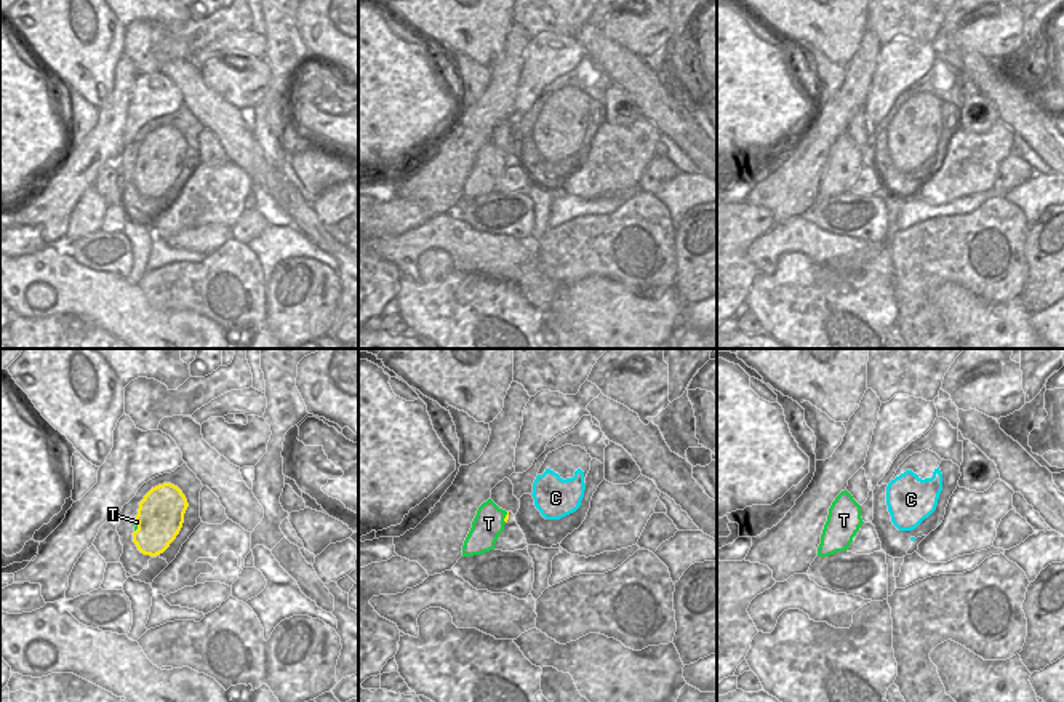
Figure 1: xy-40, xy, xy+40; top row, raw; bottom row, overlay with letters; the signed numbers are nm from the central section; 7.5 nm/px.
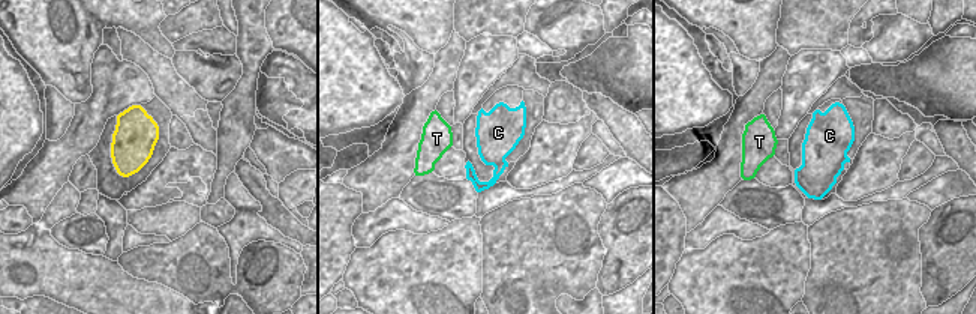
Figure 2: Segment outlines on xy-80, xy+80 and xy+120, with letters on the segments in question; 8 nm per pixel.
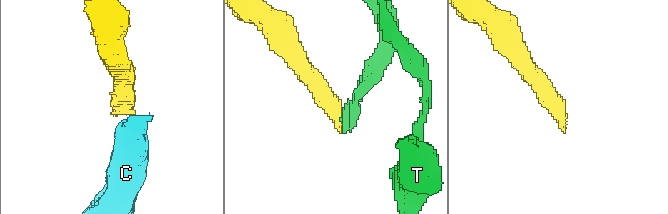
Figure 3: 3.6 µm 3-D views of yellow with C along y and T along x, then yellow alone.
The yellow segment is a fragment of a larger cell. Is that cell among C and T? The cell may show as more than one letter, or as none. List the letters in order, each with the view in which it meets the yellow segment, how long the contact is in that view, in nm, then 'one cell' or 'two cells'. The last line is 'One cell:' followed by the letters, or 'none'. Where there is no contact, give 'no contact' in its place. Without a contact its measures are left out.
C: no contact; one cell
T: contact in xy-40; length 100 nm; two cells
One cell: C

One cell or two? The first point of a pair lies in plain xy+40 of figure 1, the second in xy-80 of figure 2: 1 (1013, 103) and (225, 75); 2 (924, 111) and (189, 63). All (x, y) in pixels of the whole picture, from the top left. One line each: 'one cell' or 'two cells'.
1: two cells
2: two cells

